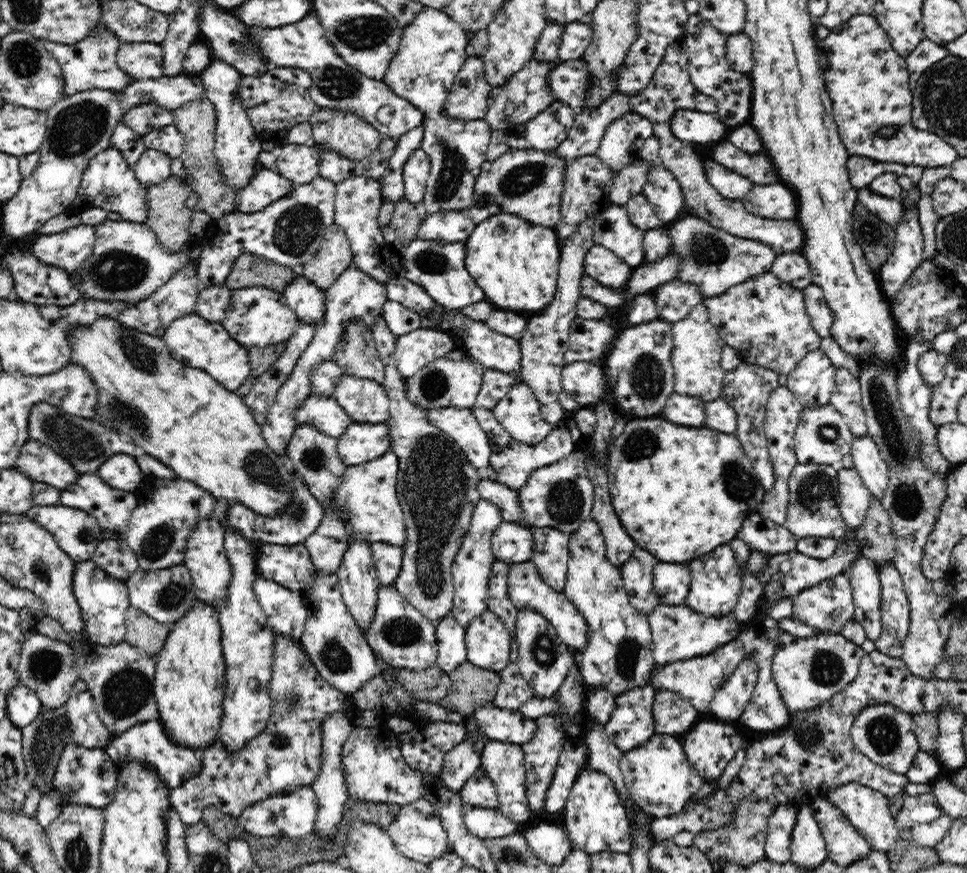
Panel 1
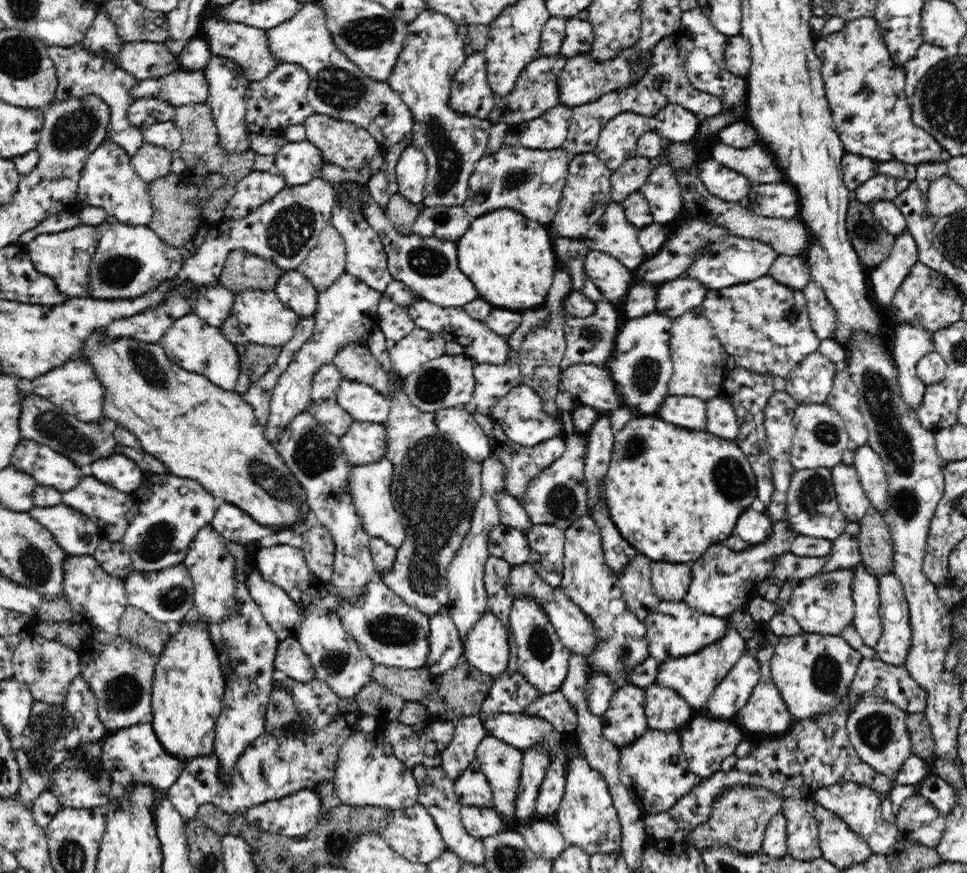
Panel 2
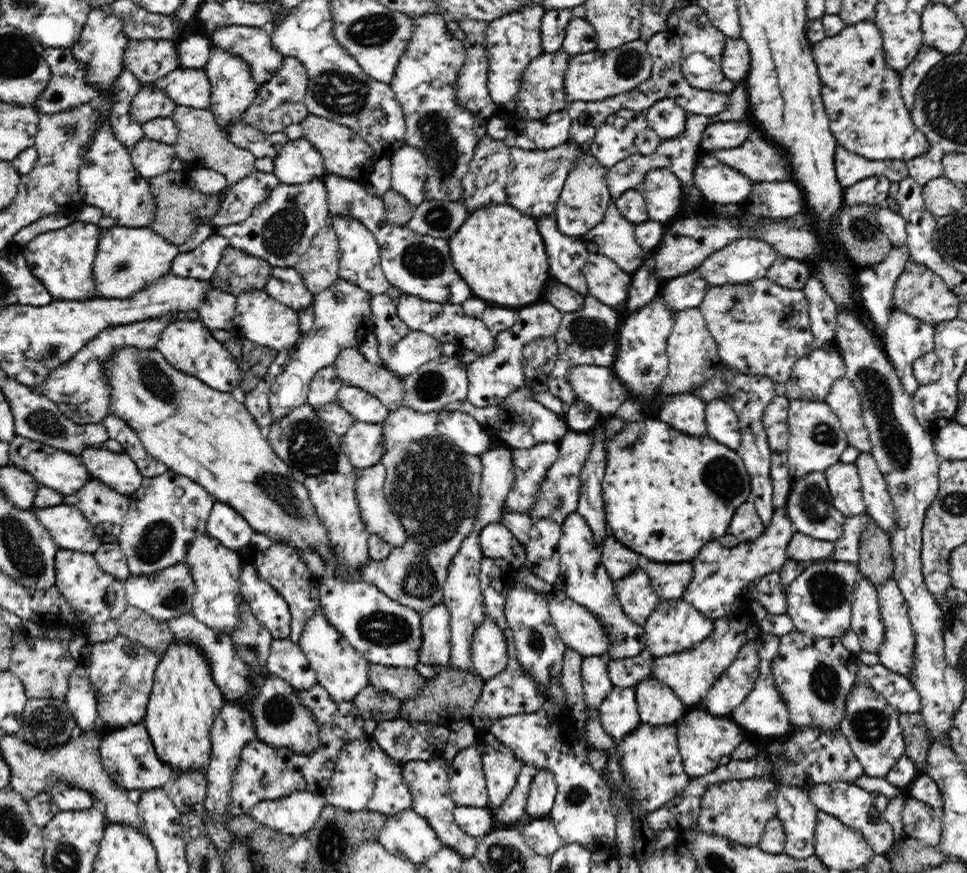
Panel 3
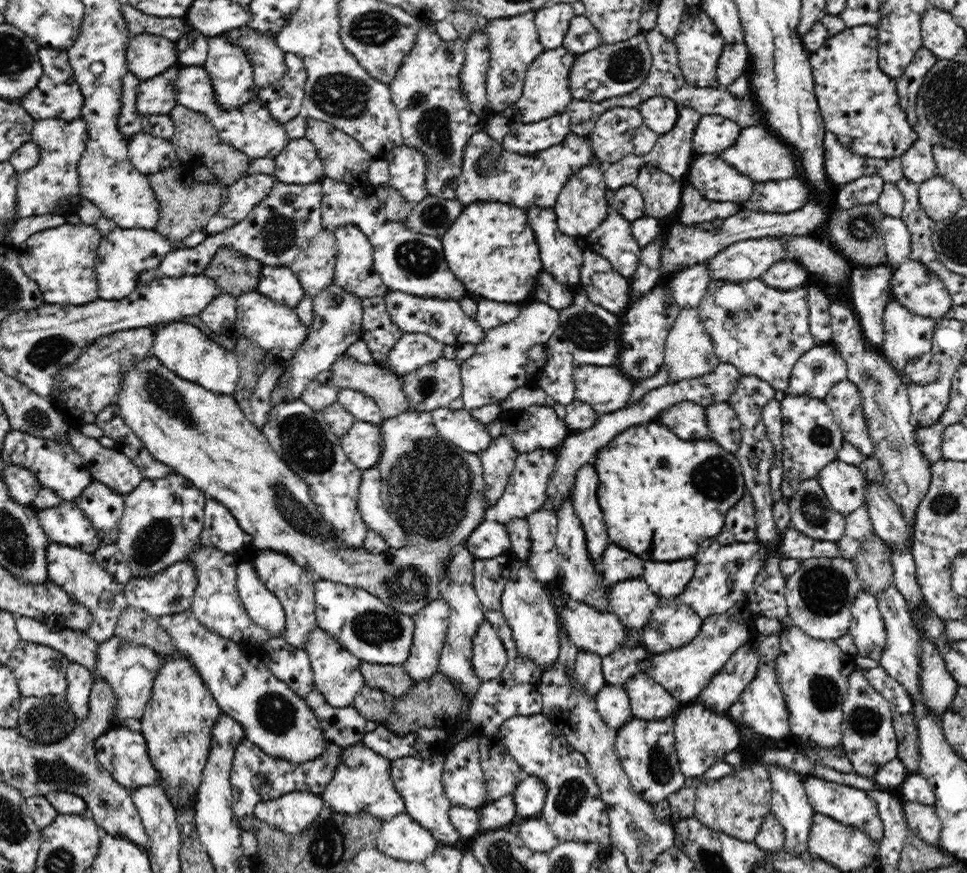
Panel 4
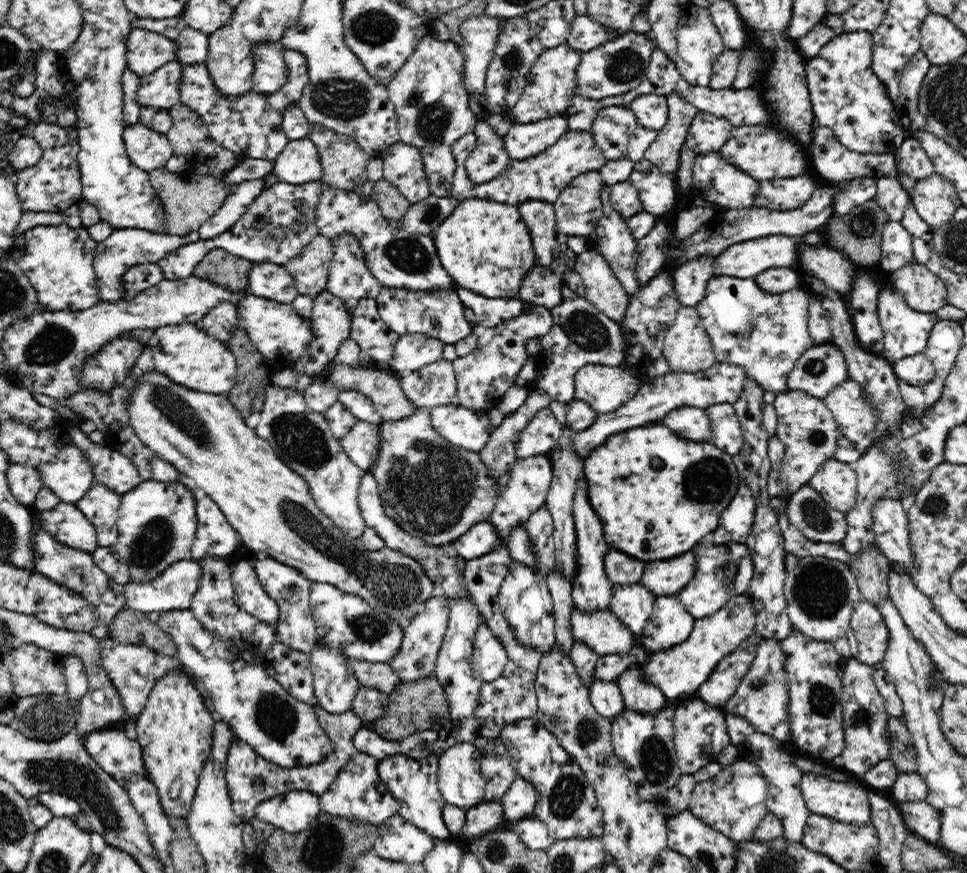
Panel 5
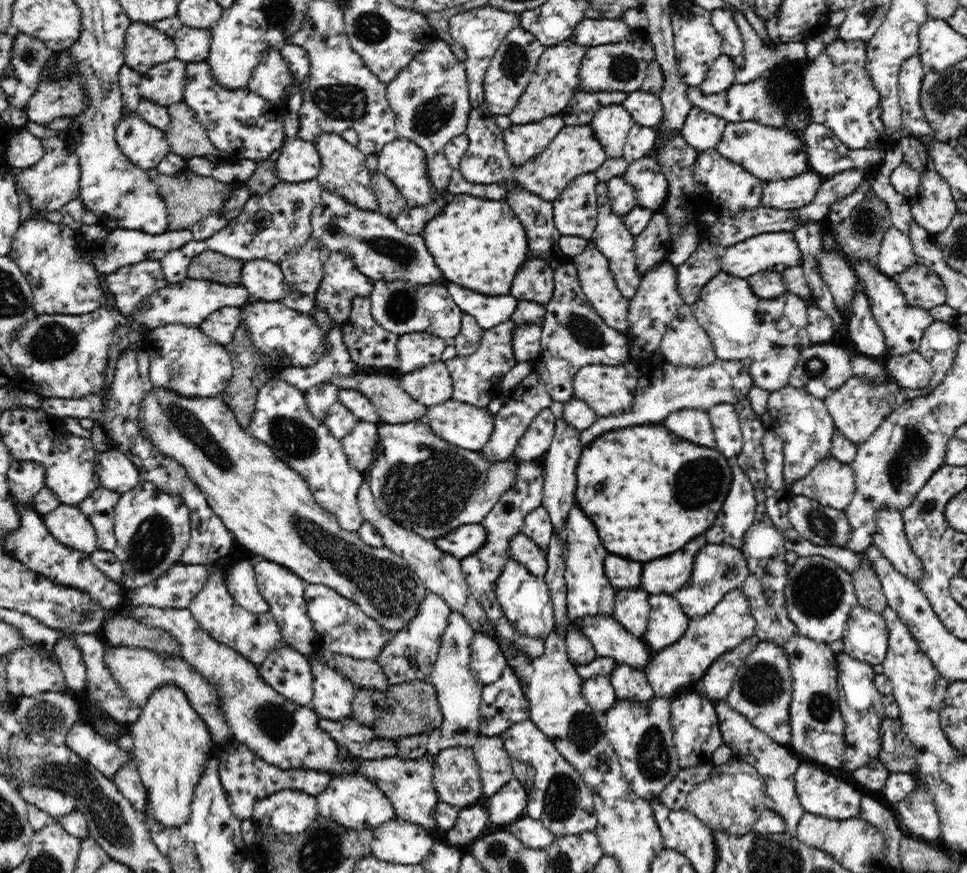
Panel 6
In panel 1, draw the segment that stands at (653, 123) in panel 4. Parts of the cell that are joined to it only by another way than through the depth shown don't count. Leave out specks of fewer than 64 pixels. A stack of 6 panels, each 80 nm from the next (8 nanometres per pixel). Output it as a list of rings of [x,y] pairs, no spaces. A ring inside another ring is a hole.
[[[690,108],[674,110],[670,120],[666,120],[664,124],[670,125],[672,135],[678,140],[693,145],[706,144],[706,142],[716,144],[725,140],[728,130],[728,127],[717,116]]]

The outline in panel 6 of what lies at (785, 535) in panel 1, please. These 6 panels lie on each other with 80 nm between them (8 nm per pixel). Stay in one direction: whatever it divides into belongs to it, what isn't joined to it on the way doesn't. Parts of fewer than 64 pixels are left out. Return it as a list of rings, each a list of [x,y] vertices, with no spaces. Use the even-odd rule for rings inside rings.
[[[730,459],[729,465],[732,483],[726,500],[722,502],[722,508],[716,516],[716,524],[724,529],[723,543],[741,550],[746,530],[750,528],[755,519],[757,499],[754,487],[748,477],[742,473],[742,469]]]

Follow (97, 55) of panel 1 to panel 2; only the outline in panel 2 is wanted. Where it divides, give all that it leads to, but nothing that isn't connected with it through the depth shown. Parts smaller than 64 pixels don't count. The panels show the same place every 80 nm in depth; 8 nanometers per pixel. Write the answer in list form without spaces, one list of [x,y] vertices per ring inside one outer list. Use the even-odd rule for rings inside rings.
[[[80,43],[62,48],[59,46],[47,47],[48,57],[53,61],[58,86],[54,92],[54,98],[48,102],[47,106],[61,103],[66,99],[77,99],[88,95],[98,95],[110,109],[110,122],[106,126],[106,136],[109,140],[121,146],[130,156],[136,154],[136,150],[145,142],[143,131],[136,128],[127,117],[129,106],[134,102],[131,97],[132,87],[137,83],[137,79],[129,72],[105,62],[96,54],[89,54],[82,49]]]

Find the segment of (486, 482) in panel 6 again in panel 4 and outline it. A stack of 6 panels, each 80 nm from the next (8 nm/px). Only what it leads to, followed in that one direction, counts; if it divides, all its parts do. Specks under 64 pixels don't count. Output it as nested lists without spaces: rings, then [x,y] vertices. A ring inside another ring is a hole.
[[[149,354],[141,361],[138,361],[134,365],[134,368],[130,369],[123,376],[122,384],[119,388],[117,404],[120,417],[125,420],[126,425],[136,434],[136,437],[141,440],[144,447],[152,456],[154,456],[155,460],[168,465],[168,467],[172,468],[177,475],[181,475],[195,487],[198,487],[207,497],[217,500],[220,504],[224,505],[232,515],[234,515],[234,519],[236,519],[236,523],[238,523],[238,526],[240,526],[243,533],[252,537],[249,548],[253,553],[259,553],[263,549],[278,552],[290,557],[290,559],[294,559],[294,561],[298,562],[298,565],[304,560],[302,567],[314,571],[319,579],[338,581],[338,583],[344,584],[346,587],[368,591],[368,593],[372,593],[374,597],[380,599],[382,603],[388,605],[390,609],[394,609],[400,613],[406,613],[406,615],[410,615],[411,617],[420,611],[421,608],[424,608],[426,604],[439,598],[438,582],[441,581],[440,576],[442,576],[442,573],[440,573],[440,570],[442,570],[442,566],[444,566],[444,560],[448,560],[449,557],[452,557],[456,549],[459,546],[462,546],[475,528],[484,521],[484,510],[487,508],[487,502],[485,501],[487,486],[486,481],[484,481],[484,470],[479,455],[474,452],[462,450],[456,446],[456,444],[441,438],[433,424],[431,414],[427,411],[411,412],[409,410],[409,412],[404,412],[404,414],[400,414],[400,416],[396,416],[396,418],[383,420],[380,424],[383,444],[380,459],[375,466],[380,472],[382,480],[380,496],[383,502],[387,505],[391,516],[396,517],[401,523],[403,530],[409,534],[409,544],[408,546],[404,546],[404,548],[394,549],[390,547],[385,552],[372,554],[364,546],[360,549],[352,549],[352,547],[348,547],[348,545],[340,539],[340,535],[338,535],[338,533],[334,531],[334,527],[323,518],[316,503],[312,500],[307,483],[302,480],[302,478],[298,477],[286,465],[286,462],[274,452],[261,430],[246,420],[243,406],[239,405],[232,395],[210,392],[198,384],[182,380],[182,378],[176,376],[174,372],[162,365],[156,357]]]

